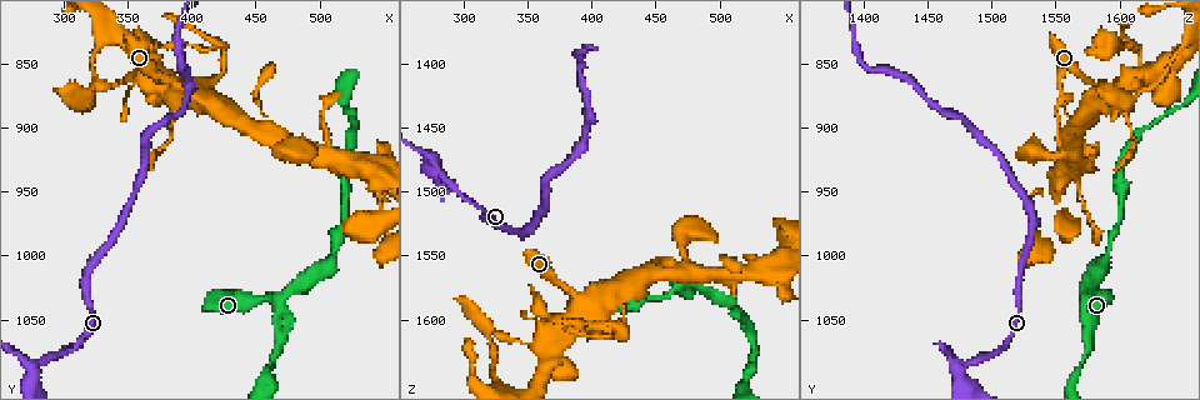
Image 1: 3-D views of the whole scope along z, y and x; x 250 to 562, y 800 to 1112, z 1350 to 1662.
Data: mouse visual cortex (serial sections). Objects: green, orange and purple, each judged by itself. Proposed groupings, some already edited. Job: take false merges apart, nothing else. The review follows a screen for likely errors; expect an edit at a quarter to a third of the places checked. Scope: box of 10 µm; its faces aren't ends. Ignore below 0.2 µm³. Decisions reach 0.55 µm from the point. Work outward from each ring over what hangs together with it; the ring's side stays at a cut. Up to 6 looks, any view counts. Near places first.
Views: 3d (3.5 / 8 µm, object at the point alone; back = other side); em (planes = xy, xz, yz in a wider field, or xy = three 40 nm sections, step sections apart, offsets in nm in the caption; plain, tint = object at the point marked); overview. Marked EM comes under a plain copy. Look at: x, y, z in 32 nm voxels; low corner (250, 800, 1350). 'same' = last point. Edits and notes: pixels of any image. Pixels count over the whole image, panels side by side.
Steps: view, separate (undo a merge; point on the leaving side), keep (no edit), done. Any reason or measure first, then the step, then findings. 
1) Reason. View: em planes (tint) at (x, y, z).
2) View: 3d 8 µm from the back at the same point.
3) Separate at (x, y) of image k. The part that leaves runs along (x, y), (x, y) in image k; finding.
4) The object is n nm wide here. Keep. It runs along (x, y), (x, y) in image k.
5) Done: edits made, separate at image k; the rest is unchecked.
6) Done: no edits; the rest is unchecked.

Abrupt turn. View: 3d 3.5 µm at (424, 840, 1614).

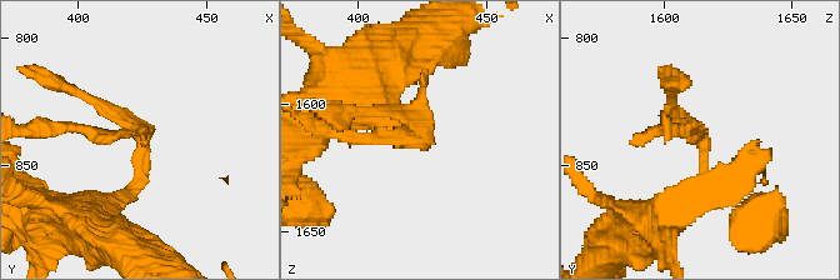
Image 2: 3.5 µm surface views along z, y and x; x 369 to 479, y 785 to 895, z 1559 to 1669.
Need the tissue. View: em xy step 1 (tint) at (425, 842, 1616).

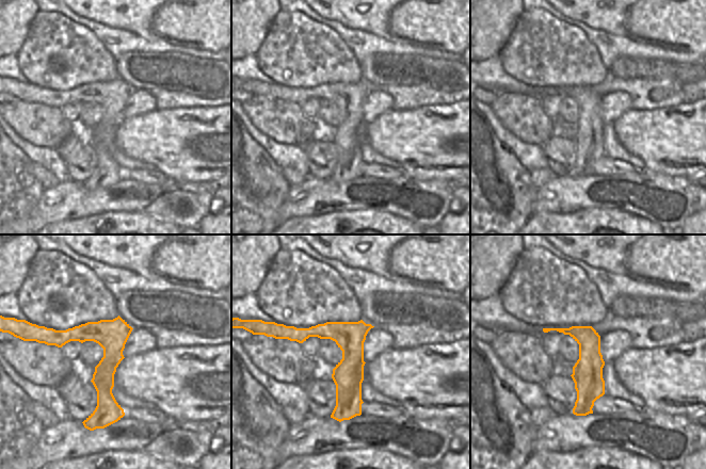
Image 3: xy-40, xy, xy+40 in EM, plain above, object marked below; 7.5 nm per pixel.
Keep. It runs along (283, 336), (333, 332), (350, 349), (357, 413) in image 3; continuous, no second cell.

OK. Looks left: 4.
View: 3d 3.5 µm at (464, 1034, 1574).

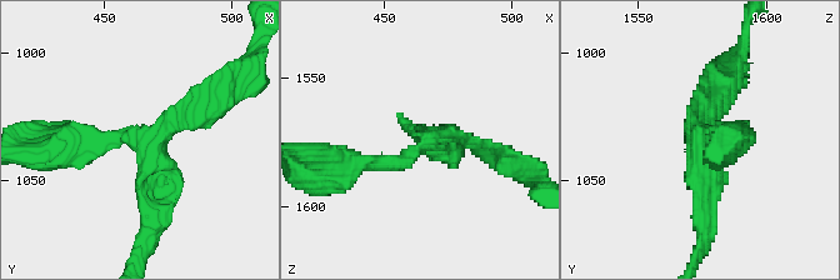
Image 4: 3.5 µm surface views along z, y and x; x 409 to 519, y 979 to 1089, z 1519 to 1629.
Shape alone is not enough. View: em xy step 5 (tint) at (465, 1033, 1576).

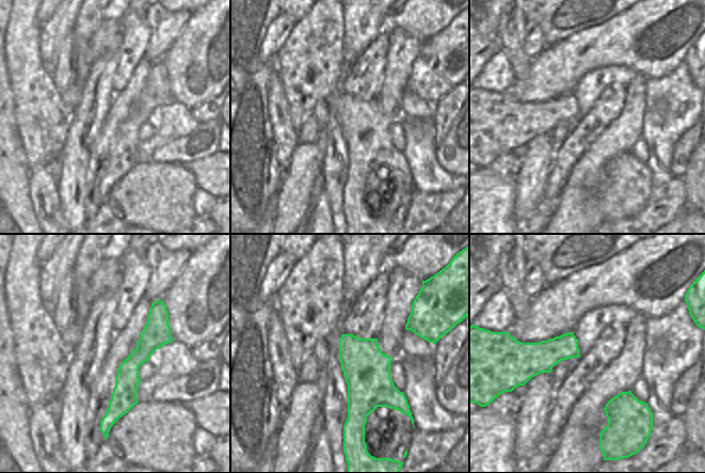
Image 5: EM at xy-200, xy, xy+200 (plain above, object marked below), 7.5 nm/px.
Keep. It runs along (155, 305), (155, 334), (106, 419) in image 5; one cell here.

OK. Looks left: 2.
Done: no edits; the rest is unchecked.

